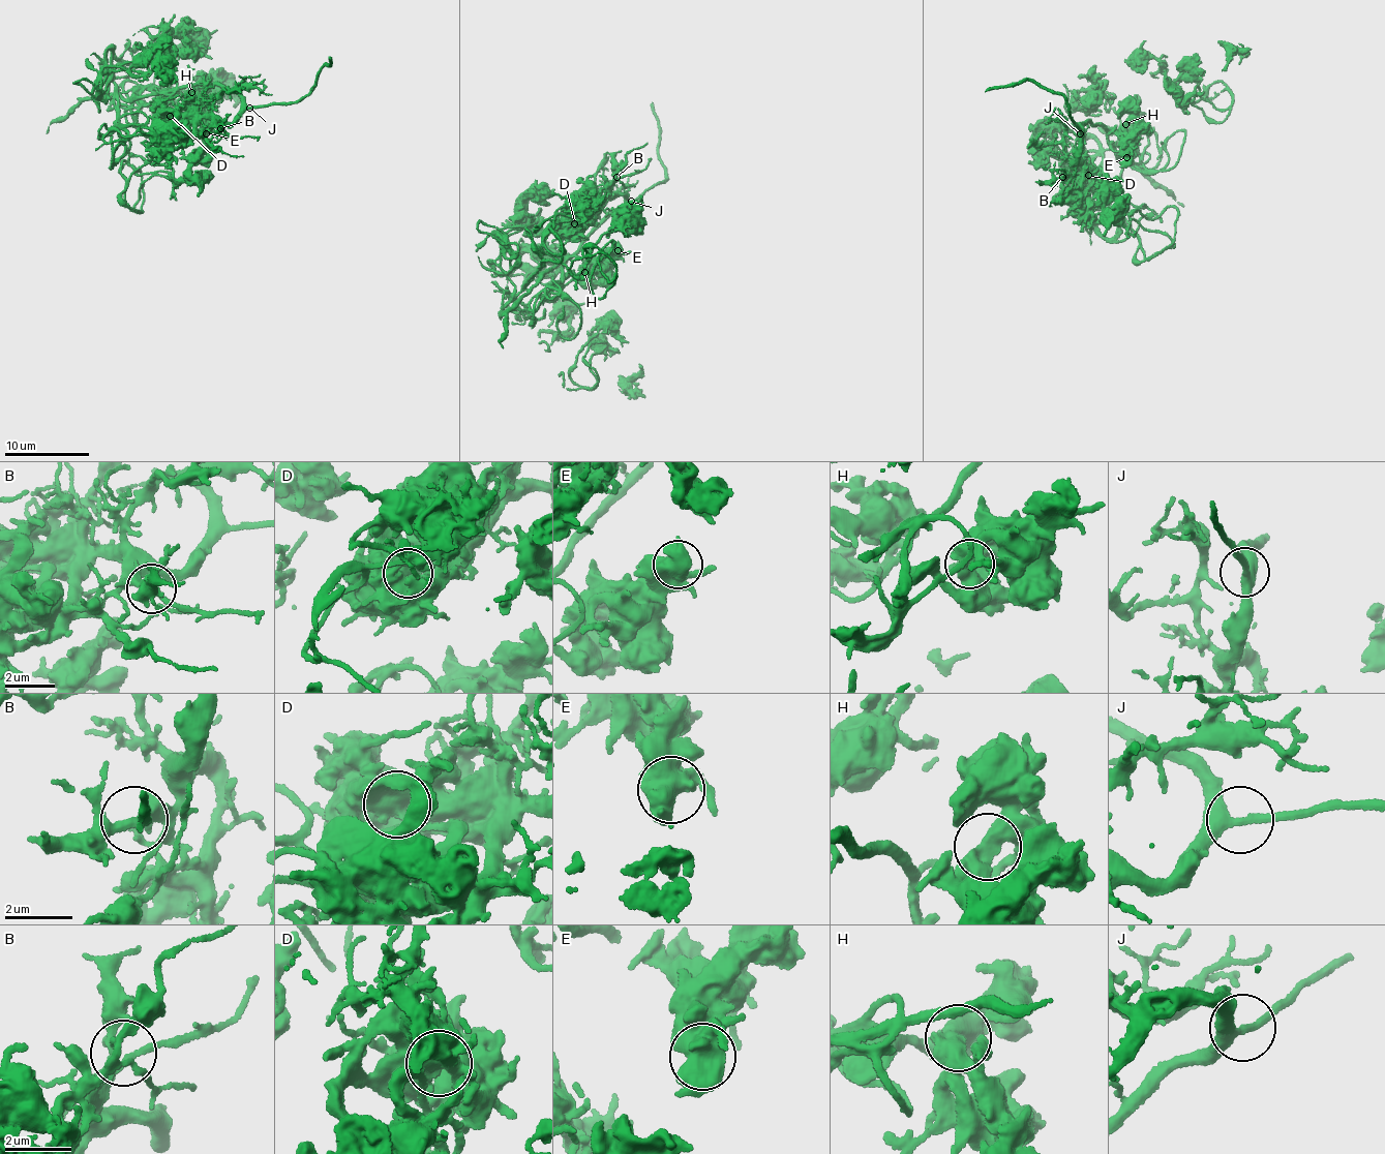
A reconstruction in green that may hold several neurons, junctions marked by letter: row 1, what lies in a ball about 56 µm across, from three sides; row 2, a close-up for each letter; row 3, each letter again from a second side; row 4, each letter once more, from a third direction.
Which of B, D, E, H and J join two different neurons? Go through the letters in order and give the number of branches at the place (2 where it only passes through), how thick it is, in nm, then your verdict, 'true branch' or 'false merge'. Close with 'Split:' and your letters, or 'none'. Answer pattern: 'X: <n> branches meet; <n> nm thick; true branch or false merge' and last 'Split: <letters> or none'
B: 3 branches meet; 200 nm thick; true branch
D: 1 branches meet; 1000 nm thick; false merge
E: 3 branches meet; 650 nm thick; true branch
H: 2 branches meet; 550 nm thick; true branch
J: 3 branches meet; 260 nm thick; true branch
Split: D

